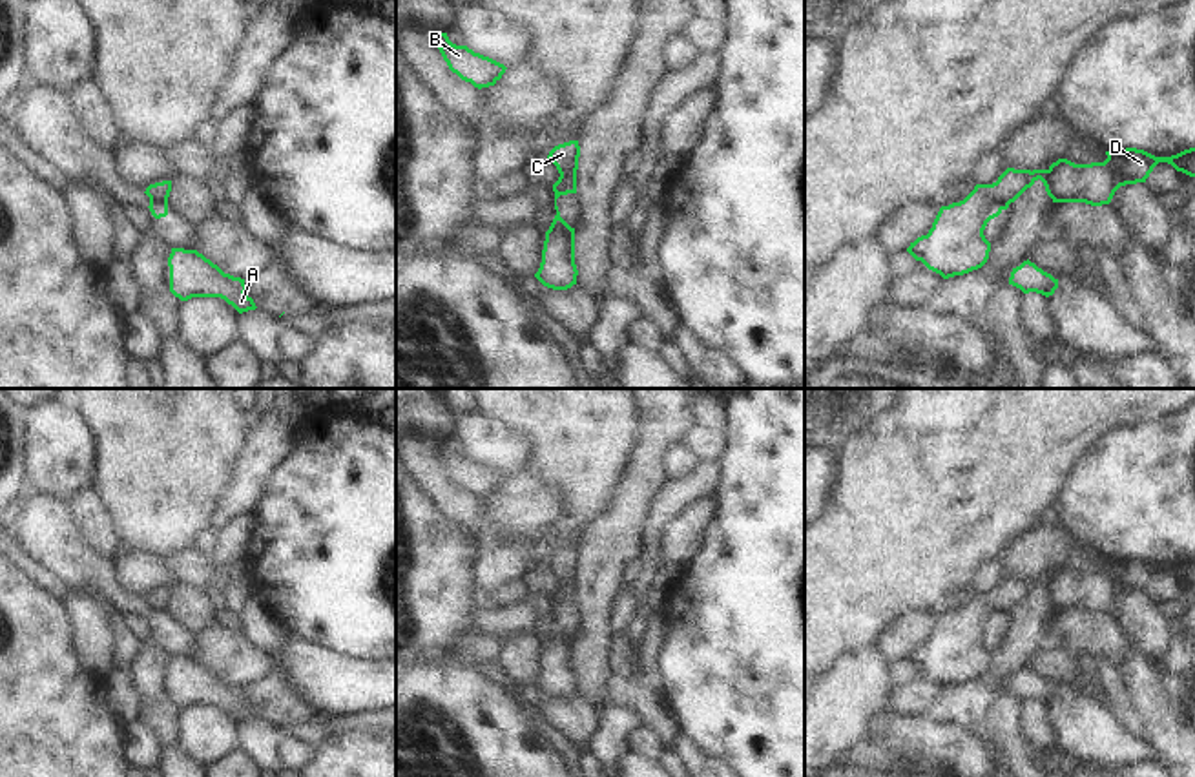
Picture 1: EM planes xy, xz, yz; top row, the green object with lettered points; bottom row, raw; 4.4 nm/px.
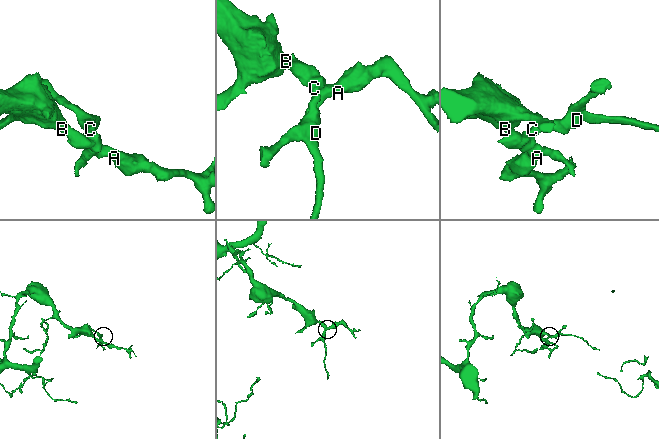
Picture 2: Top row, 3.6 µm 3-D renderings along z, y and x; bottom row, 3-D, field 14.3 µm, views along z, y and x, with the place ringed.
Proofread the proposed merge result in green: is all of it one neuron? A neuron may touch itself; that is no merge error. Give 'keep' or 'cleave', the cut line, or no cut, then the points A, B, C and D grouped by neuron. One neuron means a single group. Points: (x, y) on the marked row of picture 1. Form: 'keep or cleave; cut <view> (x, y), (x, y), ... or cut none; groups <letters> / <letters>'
keep; cut none; groups A B C D

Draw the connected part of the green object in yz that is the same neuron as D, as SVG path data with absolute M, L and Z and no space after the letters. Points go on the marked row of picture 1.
M1195 148L1171 157L1155 157L1144 150L1106 151L1104 162L1075 164L1058 159L1047 170L1007 168L996 182L976 184L960 202L941 206L927 235L918 237L907 252L943 279L982 268L991 252L983 230L1038 179L1053 202L1109 204L1126 184L1146 182L1159 162L1195 177Z

